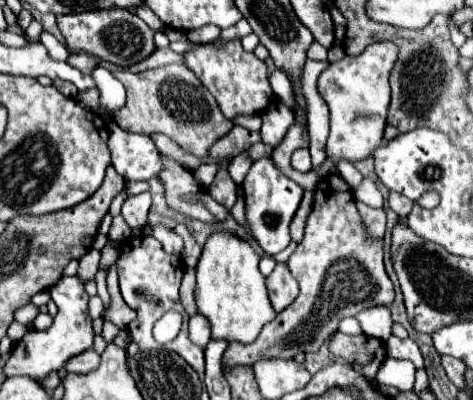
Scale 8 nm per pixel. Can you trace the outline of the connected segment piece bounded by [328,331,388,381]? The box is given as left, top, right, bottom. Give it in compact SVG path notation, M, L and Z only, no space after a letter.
M336 331L330 337L328 349L332 355L346 359L350 365L356 365L360 373L364 373L366 379L374 379L378 367L386 359L386 343L368 335L346 335Z

